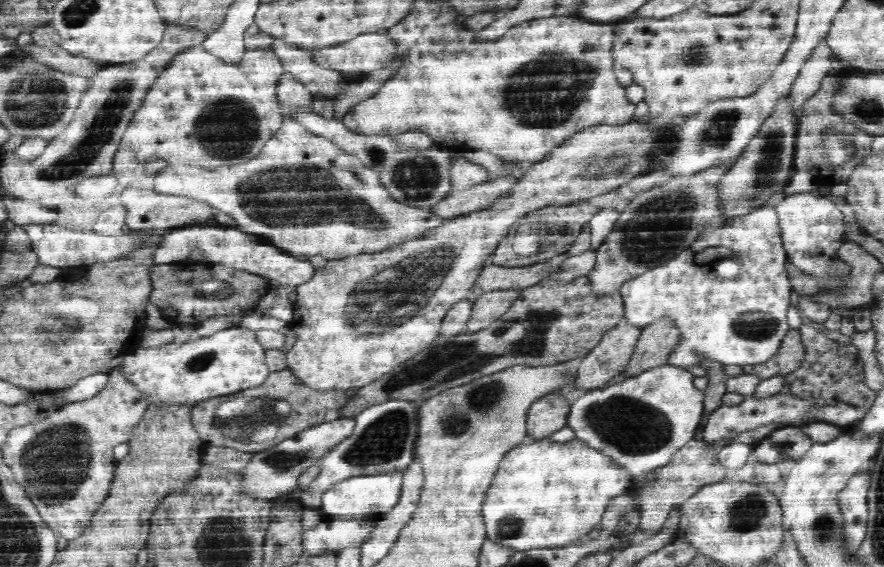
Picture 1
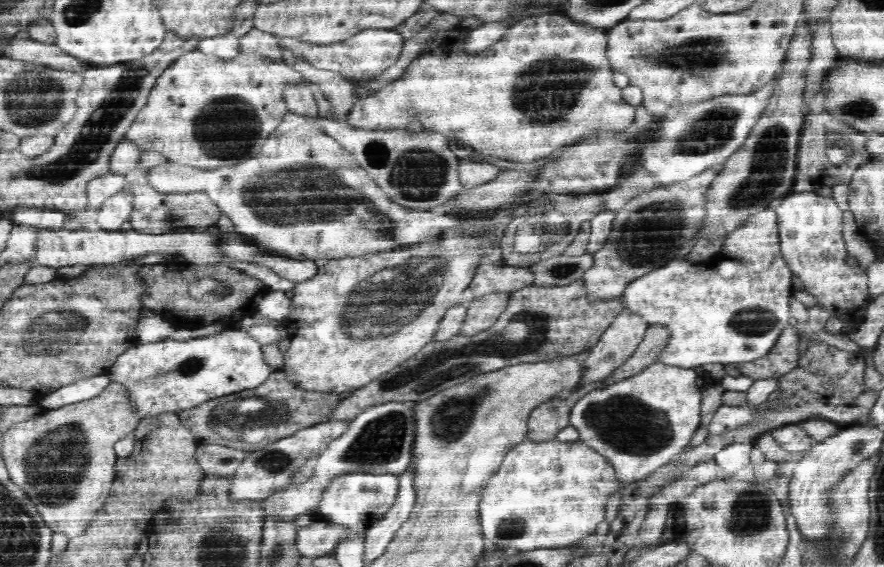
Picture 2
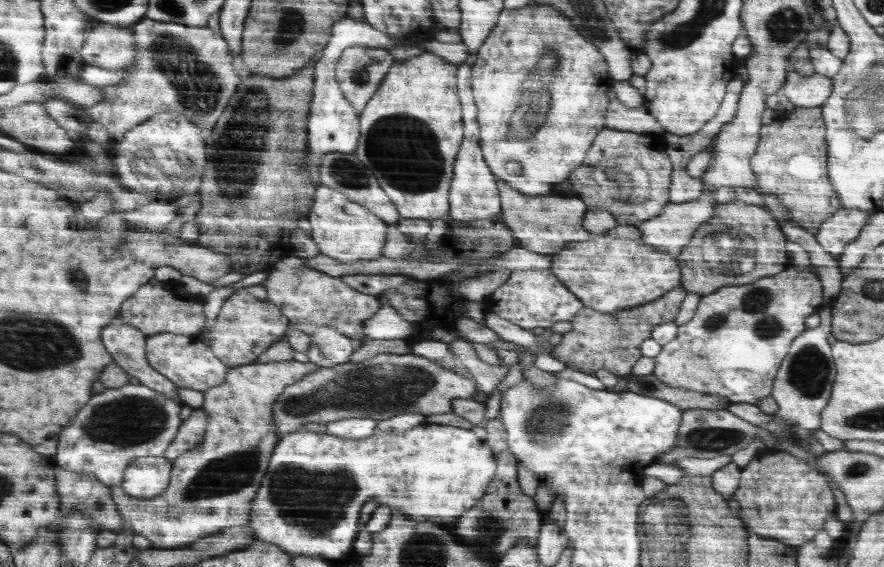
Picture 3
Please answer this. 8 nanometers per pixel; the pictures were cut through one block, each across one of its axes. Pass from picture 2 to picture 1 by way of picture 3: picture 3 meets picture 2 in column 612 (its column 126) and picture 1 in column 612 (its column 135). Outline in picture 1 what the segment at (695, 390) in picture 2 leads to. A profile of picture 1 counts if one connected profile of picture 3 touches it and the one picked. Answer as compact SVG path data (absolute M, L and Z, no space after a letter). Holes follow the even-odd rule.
M655 366L633 377L626 377L606 388L589 390L572 404L567 424L576 431L576 438L607 456L625 476L638 479L658 468L672 463L674 454L680 452L691 440L702 422L704 394L693 383L694 376L683 367Z

